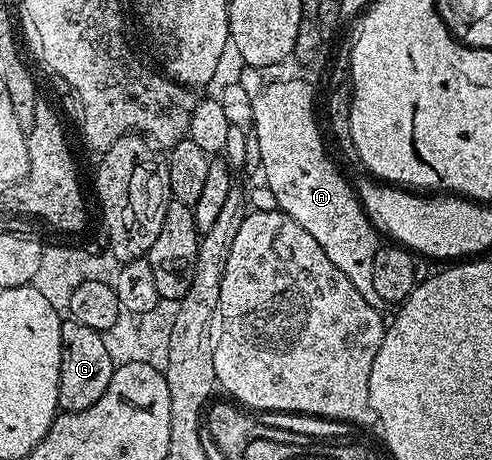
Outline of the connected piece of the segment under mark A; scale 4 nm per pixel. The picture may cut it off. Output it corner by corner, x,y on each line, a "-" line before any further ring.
288,79
288,81
272,81
264,85
260,90
255,90
252,98
254,115
252,123
254,126
254,149
260,152
260,165
264,168
264,181
272,192
275,208
280,212
290,215
302,231
308,232
318,247
326,251
326,259
358,287
358,291
367,301
377,300
373,284
373,262
374,255
382,246
381,234
371,217
360,202
359,196
351,180
347,181
342,174
336,170
334,162
328,158
324,150
324,141
320,138
320,129
316,126
316,113
312,110
312,104
316,97
312,94
313,86
303,80

